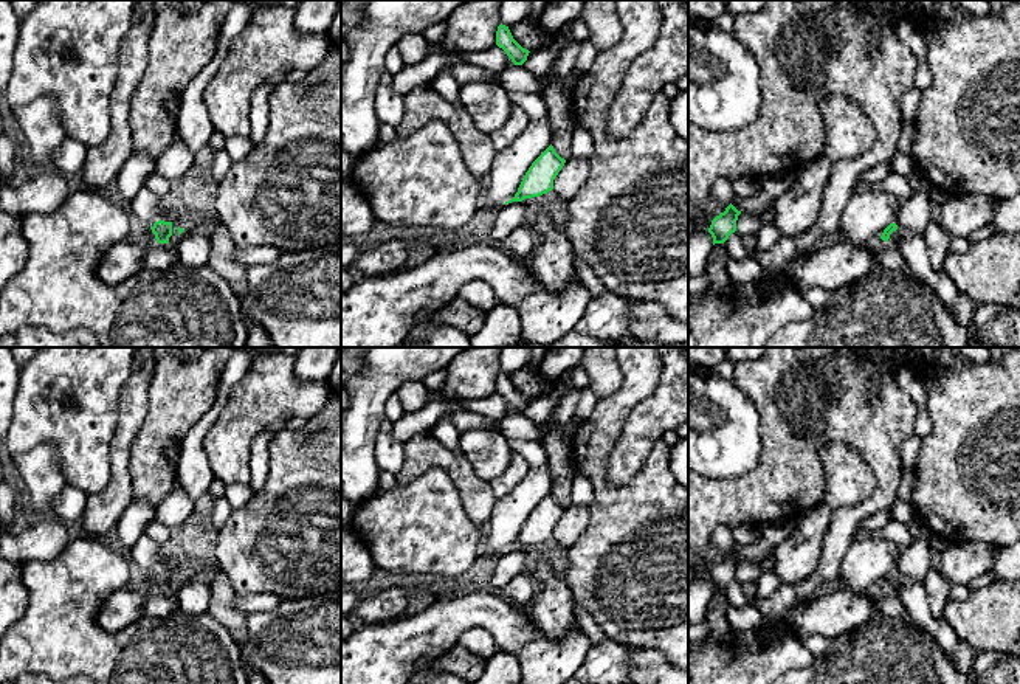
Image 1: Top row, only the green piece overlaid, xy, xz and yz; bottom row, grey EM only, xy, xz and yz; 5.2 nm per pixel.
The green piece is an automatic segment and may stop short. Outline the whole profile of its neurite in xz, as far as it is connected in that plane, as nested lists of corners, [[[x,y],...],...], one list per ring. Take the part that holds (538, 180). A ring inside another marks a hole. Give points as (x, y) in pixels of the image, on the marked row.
[[[550,144],[529,168],[518,192],[507,203],[522,202],[524,199],[539,197],[553,189],[553,180],[564,166],[566,160],[561,158]]]

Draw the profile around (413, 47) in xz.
[[[406,33],[395,45],[405,65],[415,65],[432,53],[432,45],[425,39],[423,33]]]

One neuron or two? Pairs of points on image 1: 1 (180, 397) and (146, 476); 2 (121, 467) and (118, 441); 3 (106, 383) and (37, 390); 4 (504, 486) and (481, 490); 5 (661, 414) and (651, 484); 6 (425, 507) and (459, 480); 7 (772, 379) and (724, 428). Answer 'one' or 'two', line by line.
1: one
2: one
3: one
4: two
5: two
6: two
7: two

